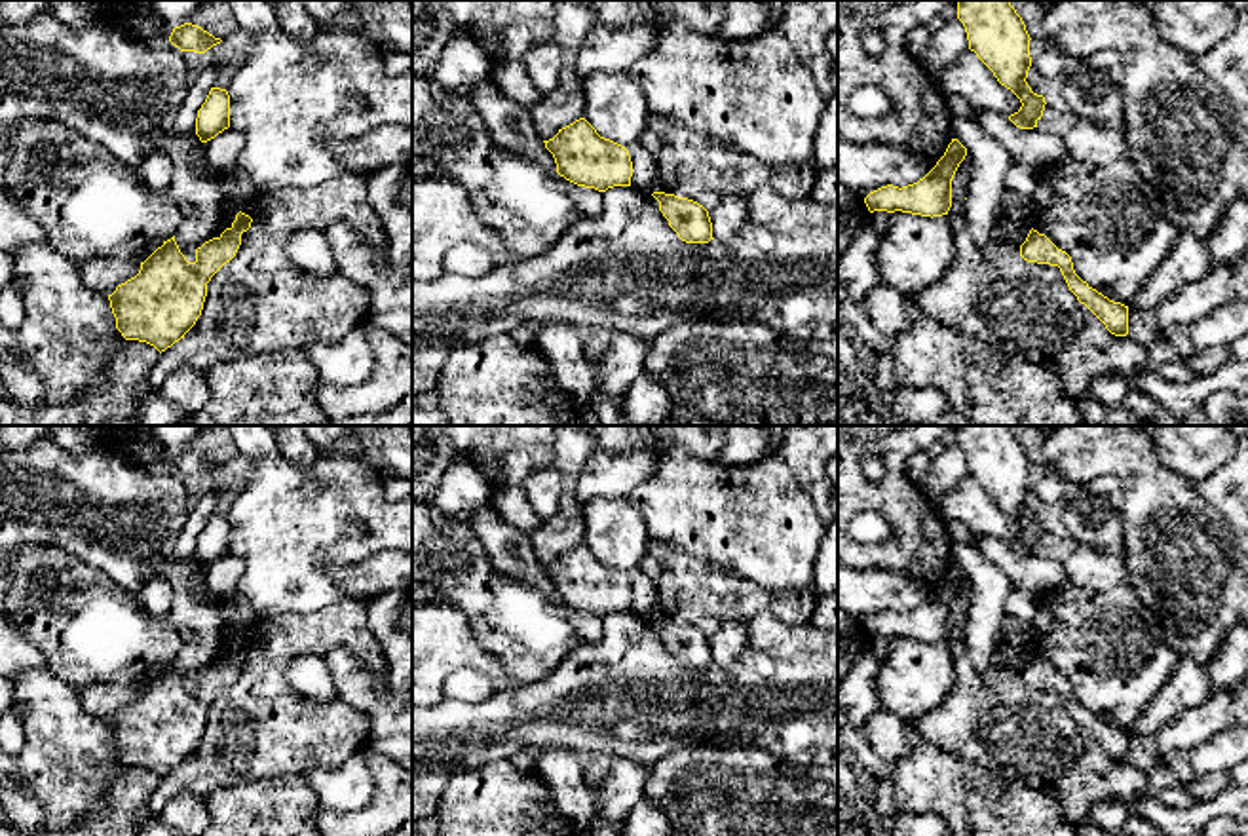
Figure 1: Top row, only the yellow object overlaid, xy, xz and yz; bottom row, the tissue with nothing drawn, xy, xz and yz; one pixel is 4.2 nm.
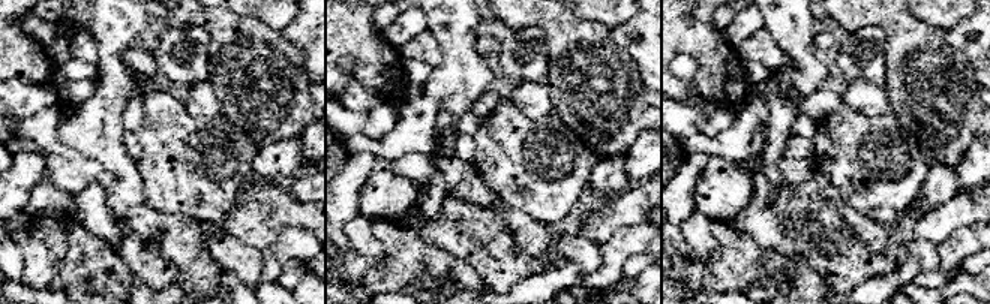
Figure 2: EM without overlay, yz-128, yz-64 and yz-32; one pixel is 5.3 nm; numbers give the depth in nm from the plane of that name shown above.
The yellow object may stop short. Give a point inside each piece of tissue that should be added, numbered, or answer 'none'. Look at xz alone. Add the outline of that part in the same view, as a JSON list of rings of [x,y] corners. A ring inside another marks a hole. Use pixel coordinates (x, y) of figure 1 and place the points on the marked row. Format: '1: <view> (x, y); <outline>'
none

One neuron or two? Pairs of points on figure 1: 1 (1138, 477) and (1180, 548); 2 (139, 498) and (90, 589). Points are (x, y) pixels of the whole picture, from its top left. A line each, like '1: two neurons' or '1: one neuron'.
1: one neuron
2: two neurons

